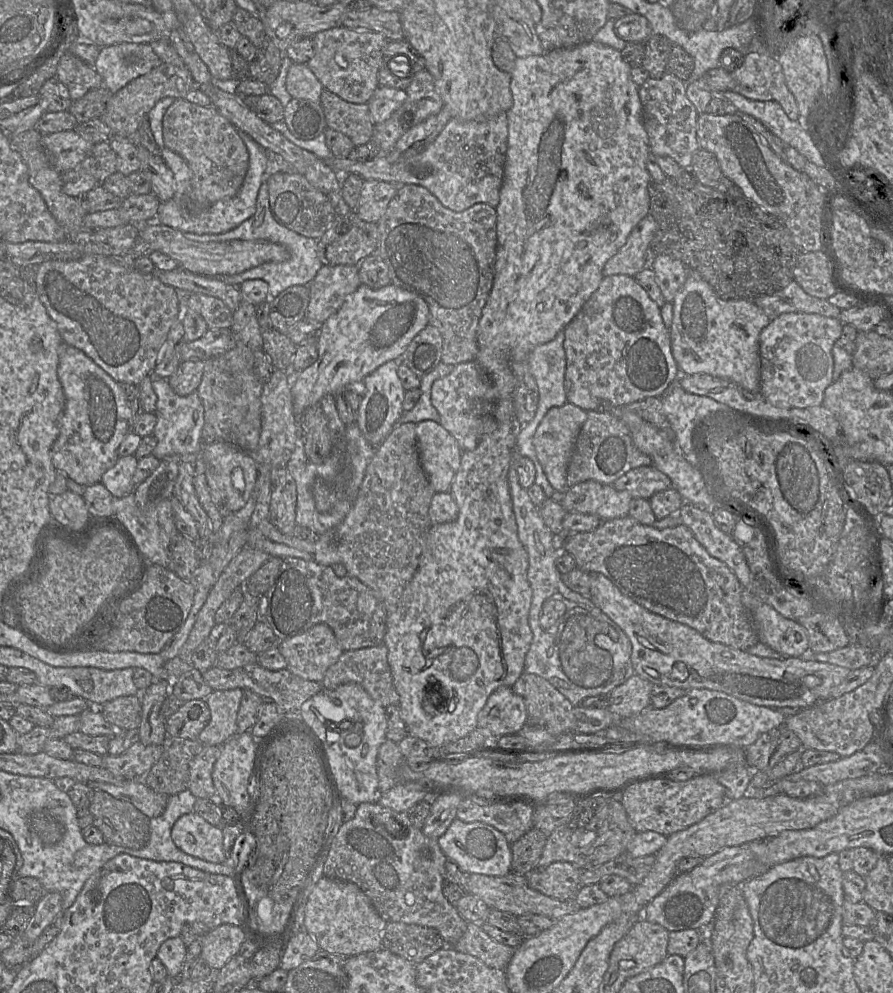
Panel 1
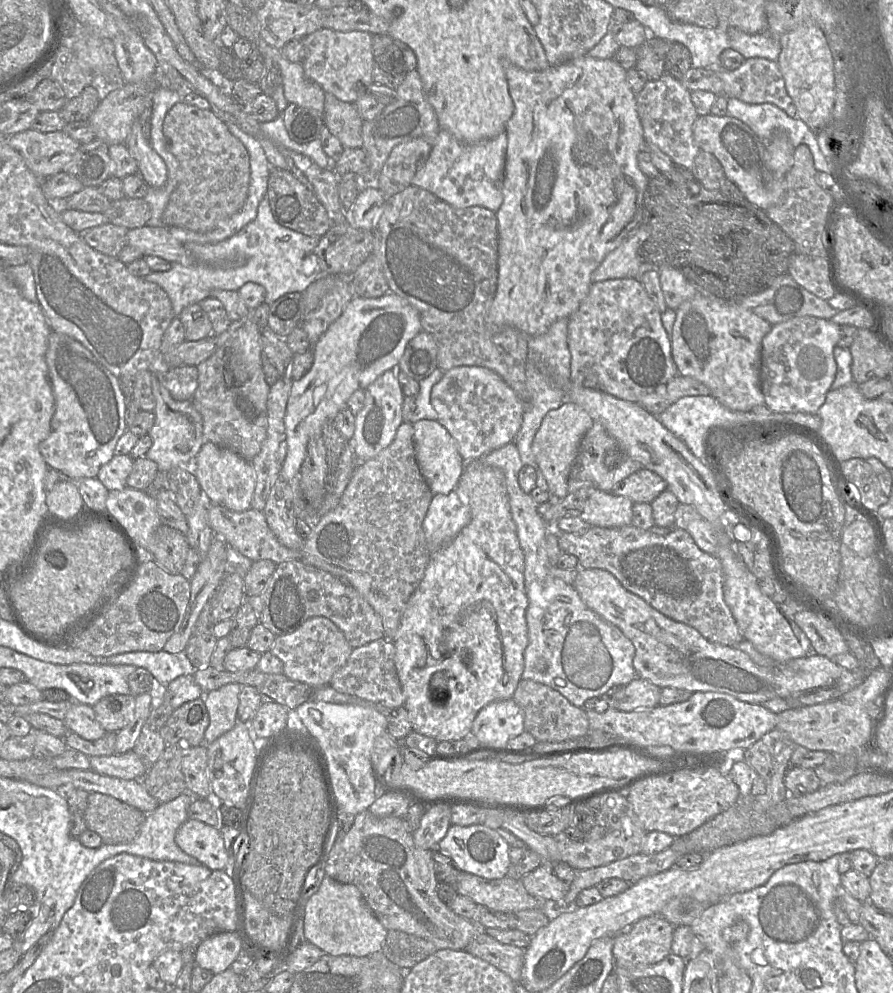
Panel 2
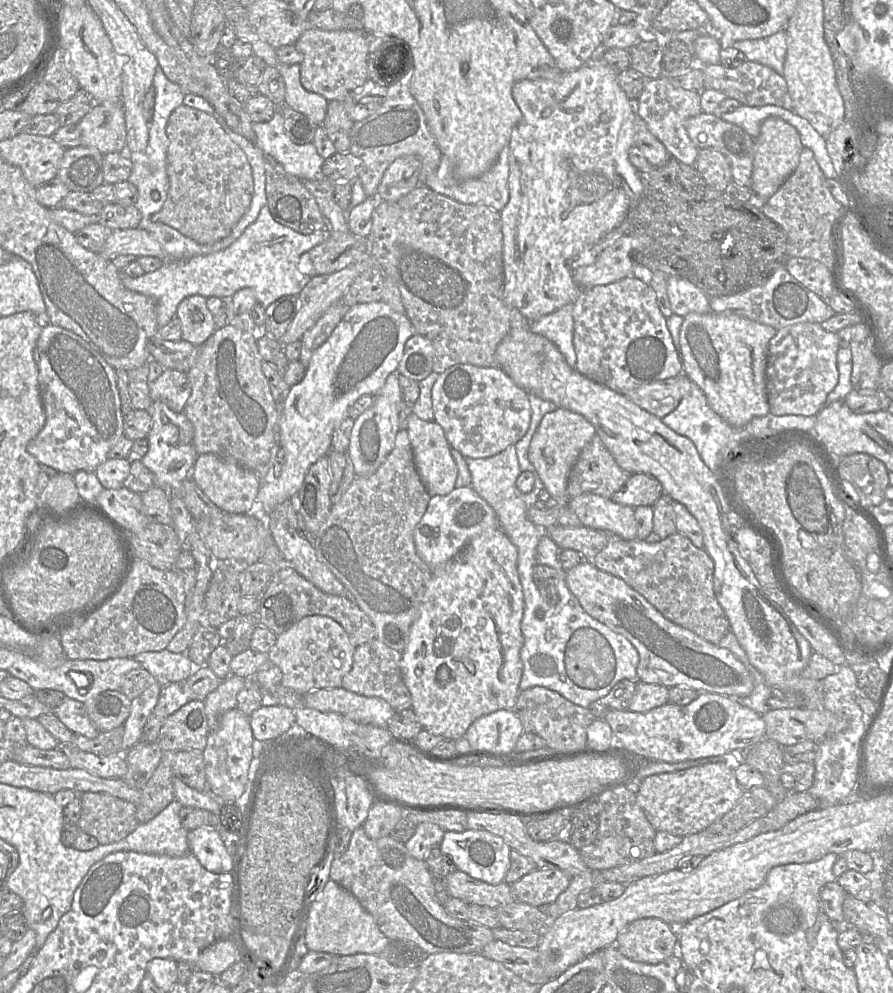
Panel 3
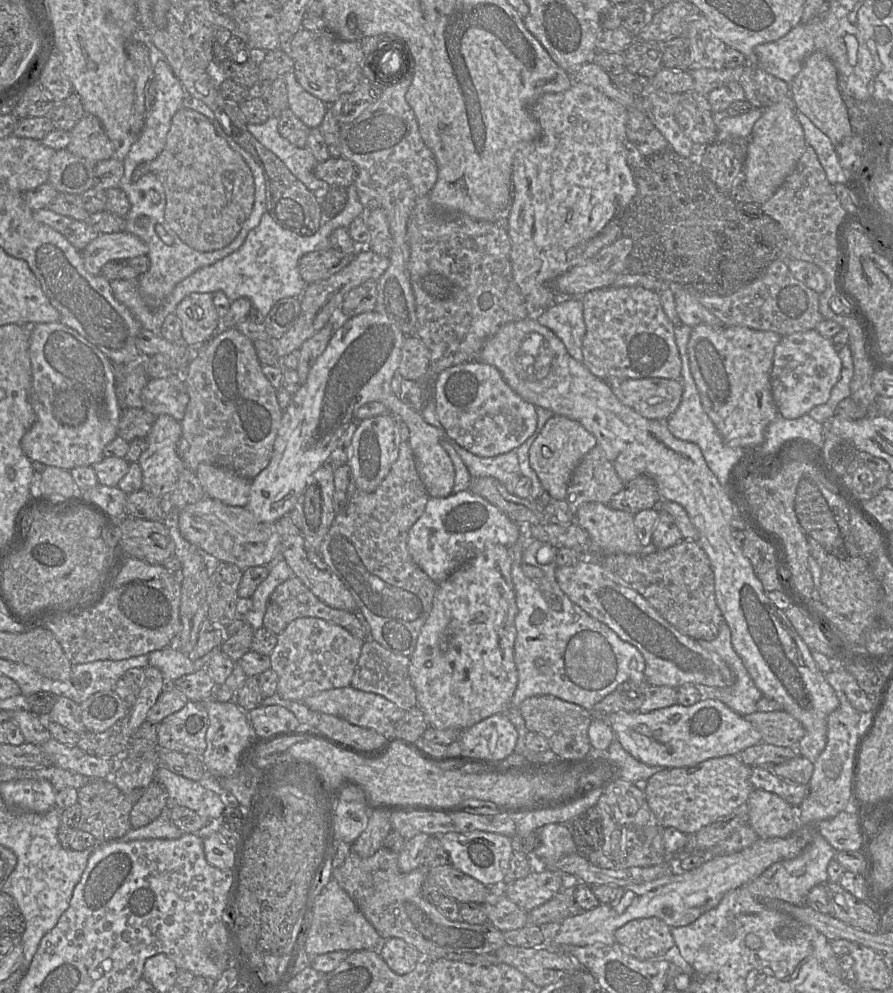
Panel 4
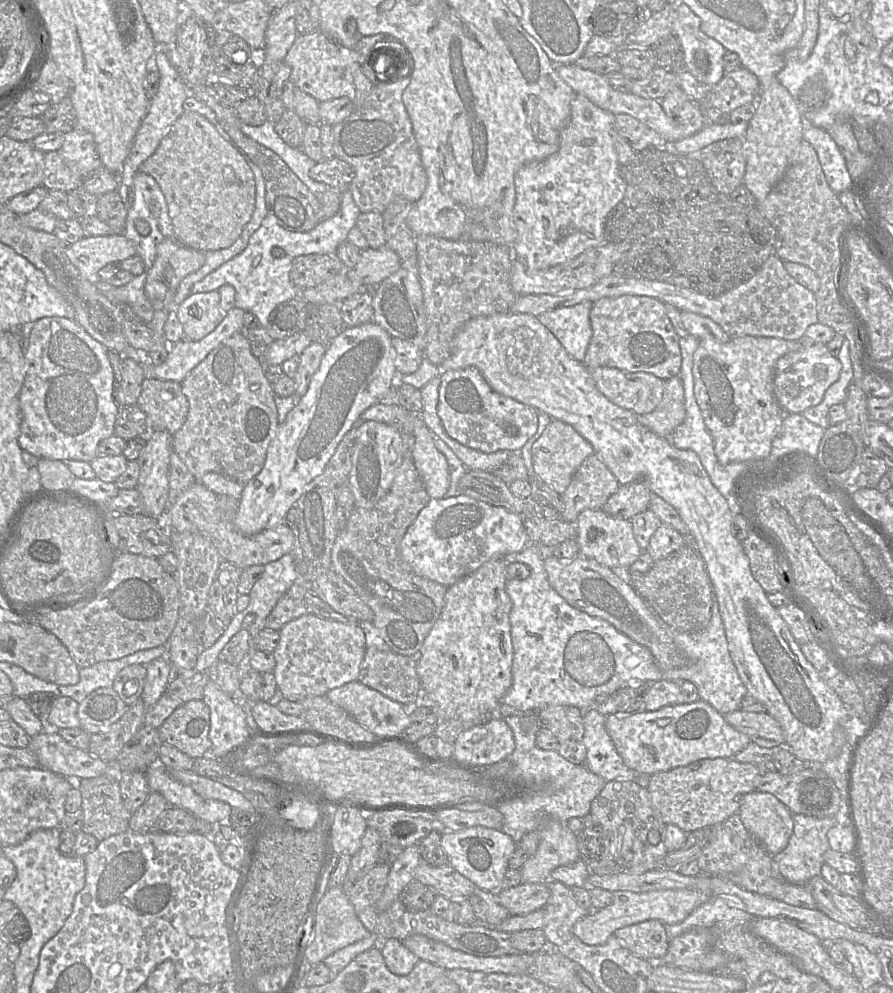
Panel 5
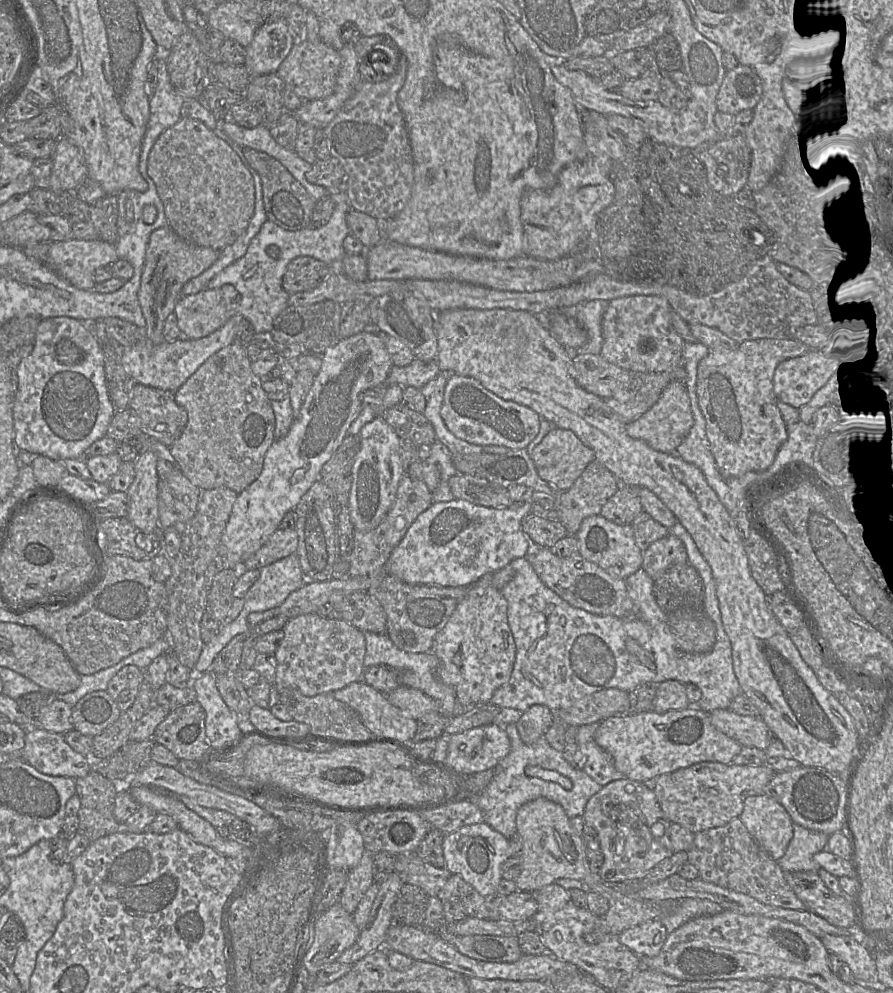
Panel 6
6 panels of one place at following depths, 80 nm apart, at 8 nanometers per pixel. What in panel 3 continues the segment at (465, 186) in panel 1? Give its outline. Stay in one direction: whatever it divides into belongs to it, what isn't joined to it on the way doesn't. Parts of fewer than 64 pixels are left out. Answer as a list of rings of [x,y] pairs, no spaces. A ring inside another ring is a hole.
[[[506,145],[489,171],[481,175],[480,177],[459,180],[457,179],[452,171],[450,161],[447,157],[441,157],[436,171],[428,176],[422,185],[430,188],[436,193],[444,195],[462,204],[477,204],[484,205],[496,212],[501,212],[509,201],[509,147]]]

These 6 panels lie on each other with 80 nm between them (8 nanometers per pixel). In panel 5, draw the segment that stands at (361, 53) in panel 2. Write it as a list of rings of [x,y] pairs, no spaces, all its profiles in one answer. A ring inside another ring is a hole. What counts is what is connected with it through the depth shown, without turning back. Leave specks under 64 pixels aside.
[[[319,29],[298,35],[284,58],[291,68],[288,79],[295,87],[315,98],[318,102],[354,96],[352,65],[359,60],[355,49],[346,48],[325,35]]]

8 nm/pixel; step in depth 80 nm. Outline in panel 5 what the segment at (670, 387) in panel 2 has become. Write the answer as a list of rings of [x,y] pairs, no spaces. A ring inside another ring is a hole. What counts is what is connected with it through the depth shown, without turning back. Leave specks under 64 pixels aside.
[[[611,367],[587,369],[604,396],[636,415],[652,412],[662,400],[666,380],[653,374]]]

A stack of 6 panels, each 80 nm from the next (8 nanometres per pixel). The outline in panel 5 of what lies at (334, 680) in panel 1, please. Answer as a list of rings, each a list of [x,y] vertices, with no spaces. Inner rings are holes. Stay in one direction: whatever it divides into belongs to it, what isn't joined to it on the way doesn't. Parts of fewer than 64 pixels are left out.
[[[366,648],[357,681],[403,706],[423,706],[413,657]]]

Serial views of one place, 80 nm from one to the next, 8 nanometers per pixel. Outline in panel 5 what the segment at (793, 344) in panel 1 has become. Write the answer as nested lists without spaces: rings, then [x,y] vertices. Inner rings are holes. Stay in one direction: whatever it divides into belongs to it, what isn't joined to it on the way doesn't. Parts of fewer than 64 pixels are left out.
[[[803,338],[803,347],[778,359],[774,371],[774,394],[785,413],[802,414],[806,409],[818,405],[824,398],[827,389],[840,376],[842,364],[825,344],[807,341]]]

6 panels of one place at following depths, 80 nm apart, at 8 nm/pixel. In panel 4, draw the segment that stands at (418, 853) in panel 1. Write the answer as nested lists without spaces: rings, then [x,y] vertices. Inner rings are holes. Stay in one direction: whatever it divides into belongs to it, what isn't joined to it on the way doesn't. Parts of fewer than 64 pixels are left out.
[[[385,847],[368,858],[362,858],[351,850],[344,863],[332,871],[332,879],[337,881],[383,939],[400,938],[431,961],[446,958],[448,953],[492,954],[506,944],[503,932],[489,922],[469,924],[445,917],[436,905],[422,896],[426,869],[419,867],[403,873],[399,869],[398,858],[399,853]]]

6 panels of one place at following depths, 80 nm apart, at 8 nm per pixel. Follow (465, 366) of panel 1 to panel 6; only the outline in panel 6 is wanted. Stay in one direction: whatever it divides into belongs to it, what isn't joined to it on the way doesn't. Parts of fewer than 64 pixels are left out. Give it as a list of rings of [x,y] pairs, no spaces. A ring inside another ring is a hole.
[[[450,374],[444,390],[441,417],[457,438],[477,445],[497,445],[523,449],[536,437],[541,417],[531,408],[504,400],[468,376]]]

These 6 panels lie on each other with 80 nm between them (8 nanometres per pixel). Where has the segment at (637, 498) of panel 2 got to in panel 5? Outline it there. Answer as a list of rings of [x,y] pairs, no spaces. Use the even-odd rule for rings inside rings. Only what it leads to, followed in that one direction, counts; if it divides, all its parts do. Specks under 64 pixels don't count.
[[[641,480],[620,485],[602,510],[607,514],[626,520],[649,509],[652,492]]]

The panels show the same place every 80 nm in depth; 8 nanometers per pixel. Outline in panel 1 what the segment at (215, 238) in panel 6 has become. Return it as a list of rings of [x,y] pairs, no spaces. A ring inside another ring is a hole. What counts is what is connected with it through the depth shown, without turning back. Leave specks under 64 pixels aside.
[[[176,99],[163,117],[163,137],[166,147],[182,156],[193,173],[186,195],[186,208],[202,213],[220,201],[233,198],[240,191],[249,168],[249,152],[238,130],[213,106],[203,107],[185,99]]]

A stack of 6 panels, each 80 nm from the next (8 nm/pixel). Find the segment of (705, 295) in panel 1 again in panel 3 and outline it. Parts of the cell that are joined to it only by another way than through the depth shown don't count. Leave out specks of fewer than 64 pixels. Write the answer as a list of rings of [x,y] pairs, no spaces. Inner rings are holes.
[[[692,312],[683,317],[683,322],[681,324],[679,334],[679,353],[683,365],[682,373],[686,374],[689,379],[693,381],[704,392],[711,409],[733,427],[743,427],[748,424],[753,418],[765,416],[770,413],[767,398],[766,368],[769,341],[775,336],[776,333],[777,330],[772,326],[761,324],[738,315],[716,314],[714,312],[699,314]]]

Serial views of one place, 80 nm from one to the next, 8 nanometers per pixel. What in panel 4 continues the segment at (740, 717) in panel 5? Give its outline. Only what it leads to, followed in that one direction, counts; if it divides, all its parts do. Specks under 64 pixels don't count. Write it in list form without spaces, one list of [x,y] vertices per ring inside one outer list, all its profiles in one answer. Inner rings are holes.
[[[784,710],[754,712],[743,716],[760,733],[763,743],[796,748],[805,735],[803,725]]]

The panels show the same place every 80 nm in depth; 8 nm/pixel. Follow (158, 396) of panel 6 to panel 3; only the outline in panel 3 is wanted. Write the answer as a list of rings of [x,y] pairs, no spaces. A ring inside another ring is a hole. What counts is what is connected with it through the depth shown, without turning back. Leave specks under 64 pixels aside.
[[[164,369],[160,377],[149,383],[149,391],[153,402],[160,401],[176,413],[183,412],[191,395],[187,372]]]

